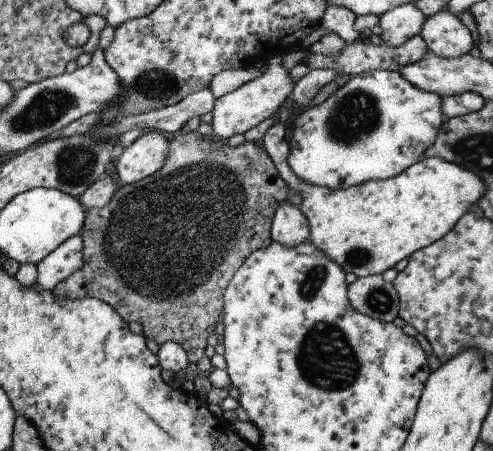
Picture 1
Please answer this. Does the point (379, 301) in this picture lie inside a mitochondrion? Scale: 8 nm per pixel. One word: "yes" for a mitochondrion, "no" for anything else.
yes

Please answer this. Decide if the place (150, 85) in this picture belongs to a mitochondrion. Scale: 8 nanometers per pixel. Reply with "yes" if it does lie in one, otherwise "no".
yes

